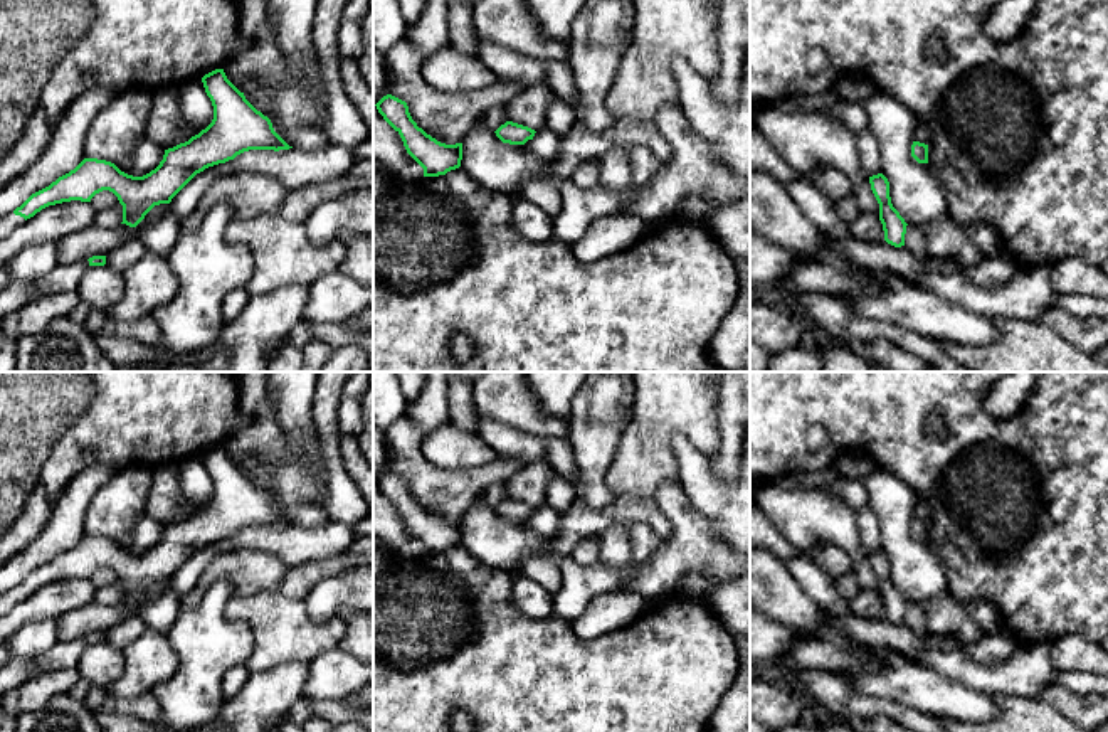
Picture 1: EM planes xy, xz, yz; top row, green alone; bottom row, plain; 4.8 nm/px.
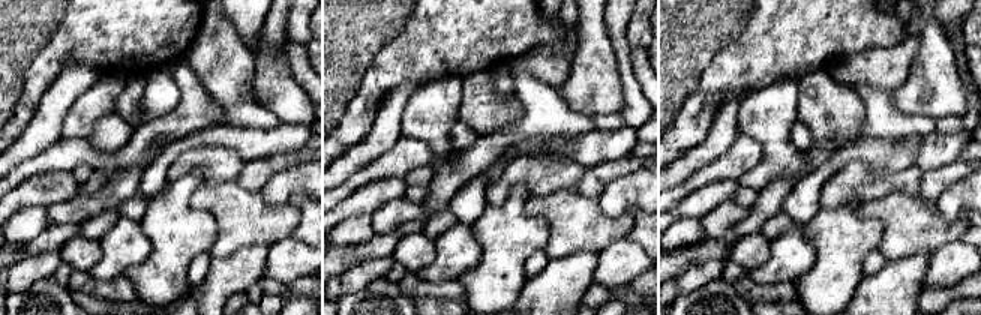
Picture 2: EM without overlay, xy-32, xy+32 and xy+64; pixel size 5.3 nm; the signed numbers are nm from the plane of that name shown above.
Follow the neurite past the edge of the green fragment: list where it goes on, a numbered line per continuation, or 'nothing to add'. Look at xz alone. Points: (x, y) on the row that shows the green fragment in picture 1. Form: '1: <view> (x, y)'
nothing to add

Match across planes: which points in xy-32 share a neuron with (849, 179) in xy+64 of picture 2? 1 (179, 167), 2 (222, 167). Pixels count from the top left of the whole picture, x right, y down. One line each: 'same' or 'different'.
1: same
2: same

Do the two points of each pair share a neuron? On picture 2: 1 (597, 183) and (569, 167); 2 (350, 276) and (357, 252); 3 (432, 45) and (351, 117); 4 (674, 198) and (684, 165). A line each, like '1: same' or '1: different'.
1: different
2: different
3: same
4: different

